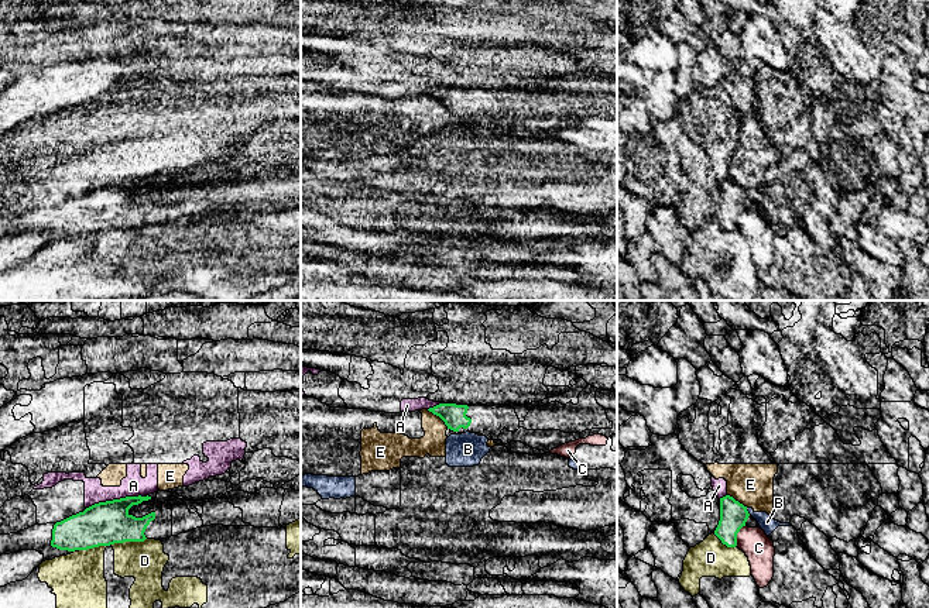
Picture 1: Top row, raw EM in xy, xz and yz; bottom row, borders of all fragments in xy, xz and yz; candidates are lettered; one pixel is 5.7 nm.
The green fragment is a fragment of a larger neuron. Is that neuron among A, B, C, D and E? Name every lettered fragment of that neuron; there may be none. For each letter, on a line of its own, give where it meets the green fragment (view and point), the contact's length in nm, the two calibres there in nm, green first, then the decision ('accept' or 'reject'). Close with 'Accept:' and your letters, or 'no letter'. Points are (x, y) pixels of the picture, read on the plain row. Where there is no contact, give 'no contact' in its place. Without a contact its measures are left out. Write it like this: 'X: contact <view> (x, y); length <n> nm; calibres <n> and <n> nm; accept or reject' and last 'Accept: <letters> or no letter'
A: contact xy (115, 184); length 340 nm; calibres 240 and 130 nm; reject
B: contact yz (747, 195); length 50 nm; calibres 160 and 90 nm; reject
C: contact yz (736, 219); length 130 nm; calibres 160 and 170 nm; reject
D: contact xy (127, 225); length 220 nm; calibres 240 and 220 nm; reject
E: contact xz (438, 99); length 170 nm; calibres 130 and 140 nm; reject
Accept: no letter

